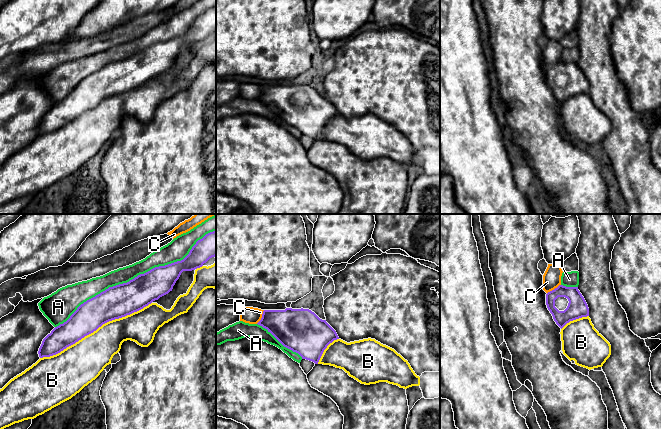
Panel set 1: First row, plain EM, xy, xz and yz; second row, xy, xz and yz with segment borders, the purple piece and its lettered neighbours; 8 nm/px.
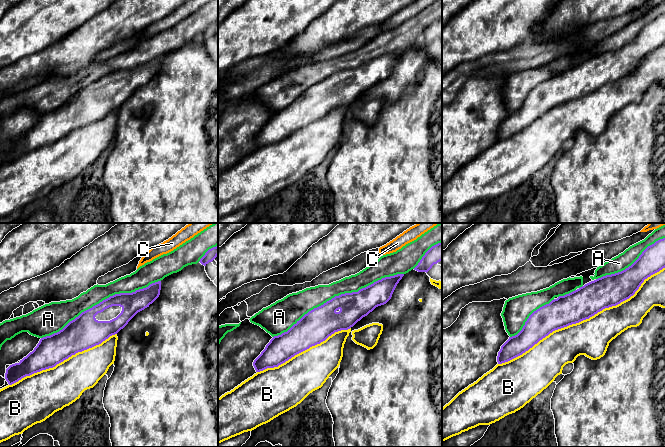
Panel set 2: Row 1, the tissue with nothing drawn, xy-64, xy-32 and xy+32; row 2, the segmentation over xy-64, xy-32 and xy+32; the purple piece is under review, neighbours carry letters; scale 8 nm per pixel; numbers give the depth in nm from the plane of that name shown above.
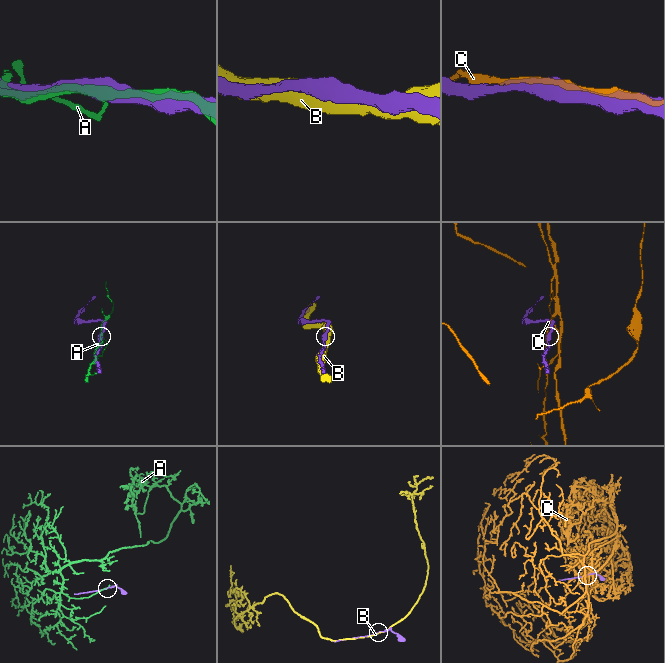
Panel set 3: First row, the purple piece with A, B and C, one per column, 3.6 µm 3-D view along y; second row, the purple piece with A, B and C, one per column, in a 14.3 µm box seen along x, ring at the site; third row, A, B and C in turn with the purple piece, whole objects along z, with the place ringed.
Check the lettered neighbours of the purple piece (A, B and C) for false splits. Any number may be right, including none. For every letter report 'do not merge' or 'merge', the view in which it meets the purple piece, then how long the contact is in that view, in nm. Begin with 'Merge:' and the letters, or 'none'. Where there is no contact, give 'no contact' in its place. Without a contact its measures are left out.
Merge: B
A: do not merge; meets purple in xy; contact 1500 nm long
B: merge; meets purple in xy; contact 1000 nm long
C: do not merge; meets purple in xz; contact 130 nm long

